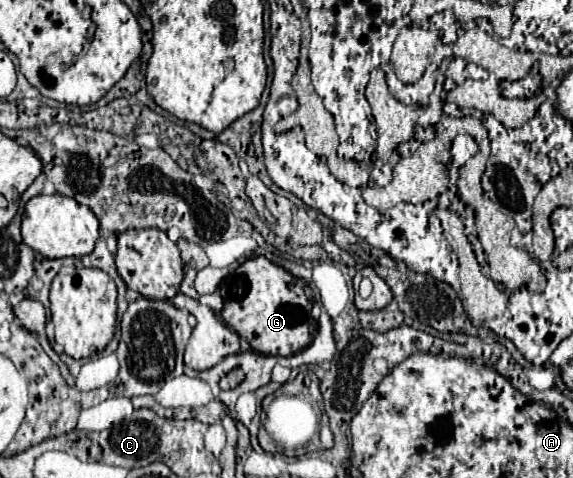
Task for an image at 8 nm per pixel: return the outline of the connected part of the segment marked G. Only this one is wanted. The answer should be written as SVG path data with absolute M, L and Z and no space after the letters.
M253 257L237 267L227 279L221 281L219 293L225 301L225 323L243 337L253 351L265 355L293 355L313 341L309 333L311 323L311 299L305 295L303 283L289 271L273 265L265 257Z

